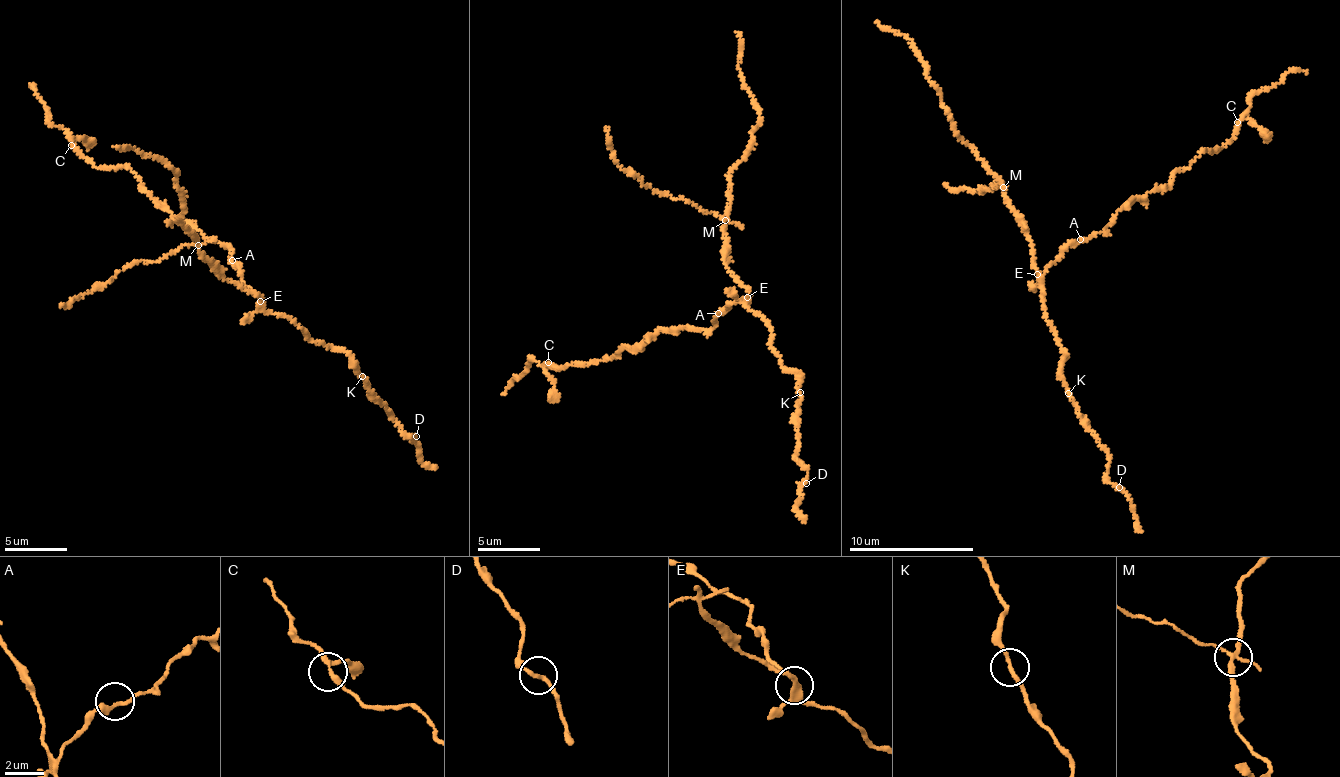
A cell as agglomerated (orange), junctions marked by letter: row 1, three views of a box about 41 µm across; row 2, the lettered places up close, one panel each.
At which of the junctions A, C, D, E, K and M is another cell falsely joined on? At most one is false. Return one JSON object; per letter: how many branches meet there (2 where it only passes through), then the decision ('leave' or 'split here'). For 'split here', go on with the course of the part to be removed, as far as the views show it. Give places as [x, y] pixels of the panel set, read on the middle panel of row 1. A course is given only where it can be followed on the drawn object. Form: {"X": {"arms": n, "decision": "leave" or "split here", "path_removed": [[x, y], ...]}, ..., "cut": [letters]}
{"A": {"arms": 2, "decision": "leave"}, "C": {"arms": 3, "decision": "leave"}, "D": {"arms": 2, "decision": "leave"}, "E": {"arms": 4, "decision": "leave"}, "K": {"arms": 2, "decision": "leave"}, "M": {"arms": 4, "decision": "split here", "path_removed": [[726, 220], [658, 192], [634, 178], [618, 164], [606, 127]]}, "cut": ["M"]}

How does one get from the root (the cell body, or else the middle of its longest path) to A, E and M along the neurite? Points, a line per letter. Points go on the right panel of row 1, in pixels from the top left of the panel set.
A: (1067, 251), (1080, 239)
E: (1067, 251), (1037, 274)
M: (1067, 251), (1044, 271), (1037, 272), (1027, 230), (1016, 216), (1002, 187)

